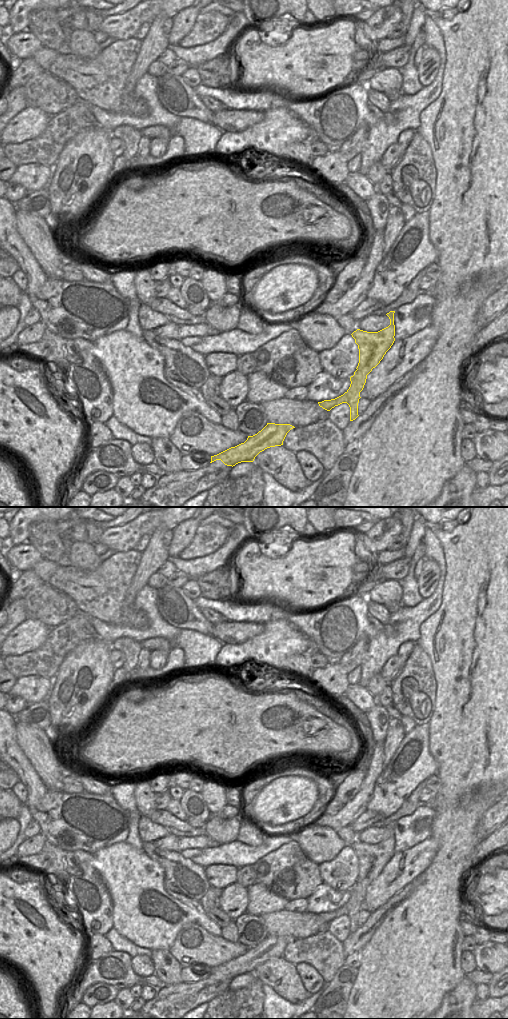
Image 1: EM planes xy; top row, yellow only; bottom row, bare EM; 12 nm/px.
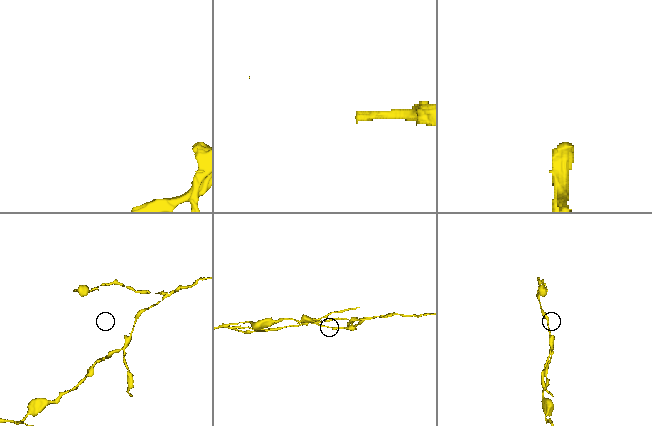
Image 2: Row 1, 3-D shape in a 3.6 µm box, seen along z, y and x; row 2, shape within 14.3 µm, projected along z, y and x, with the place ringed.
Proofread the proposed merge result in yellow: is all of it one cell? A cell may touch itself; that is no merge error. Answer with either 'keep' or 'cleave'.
cleave

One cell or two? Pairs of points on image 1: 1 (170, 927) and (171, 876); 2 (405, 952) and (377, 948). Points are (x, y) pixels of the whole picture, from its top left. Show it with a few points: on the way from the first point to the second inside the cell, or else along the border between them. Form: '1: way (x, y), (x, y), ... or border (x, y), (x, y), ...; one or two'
1: border (156, 862), (163, 868), (163, 888), (166, 892); two
2: way (398, 952), (384, 952); one

